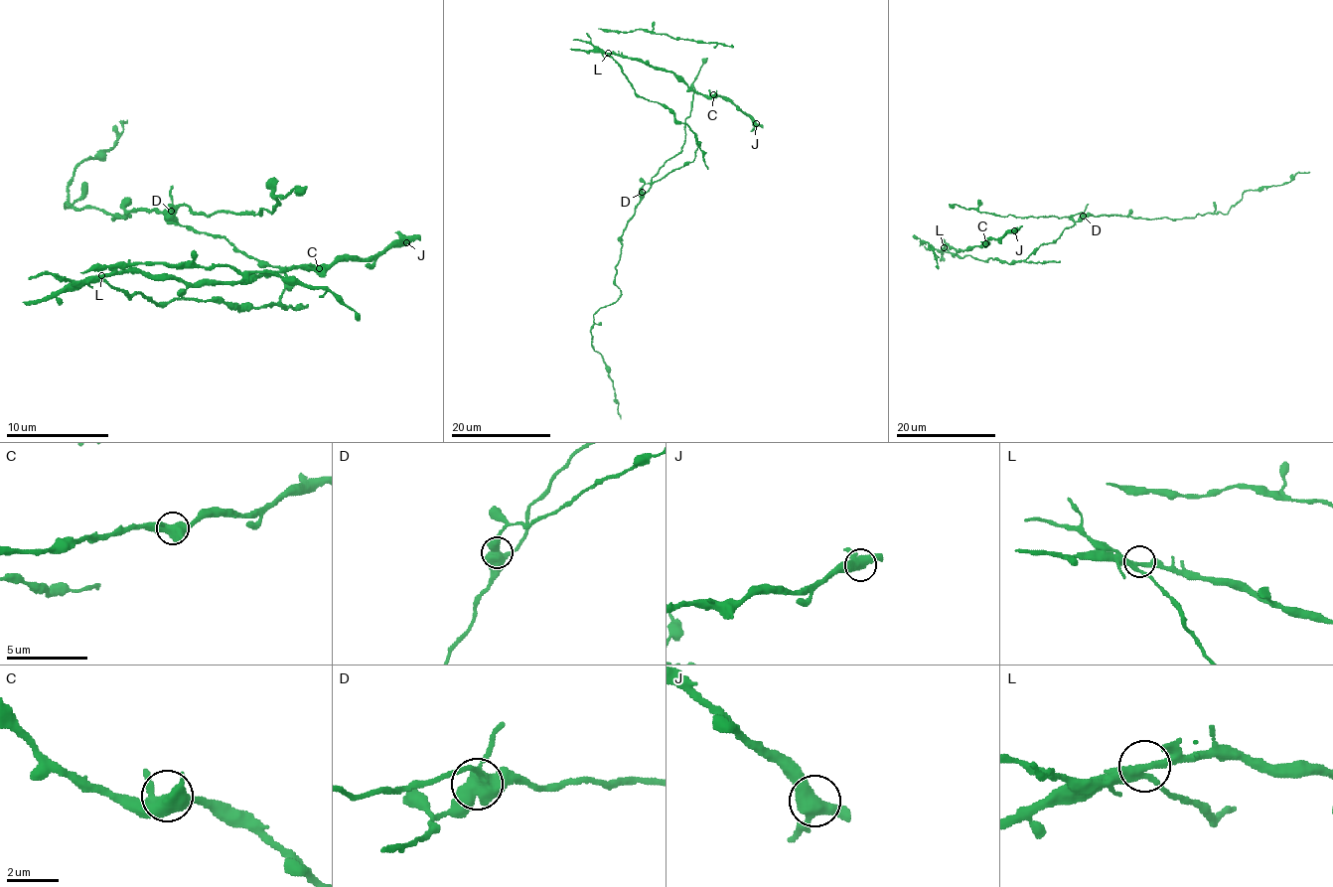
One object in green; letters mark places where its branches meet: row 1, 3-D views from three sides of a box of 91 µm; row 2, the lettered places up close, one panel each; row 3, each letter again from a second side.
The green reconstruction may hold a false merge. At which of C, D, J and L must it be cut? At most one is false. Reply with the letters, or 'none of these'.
D

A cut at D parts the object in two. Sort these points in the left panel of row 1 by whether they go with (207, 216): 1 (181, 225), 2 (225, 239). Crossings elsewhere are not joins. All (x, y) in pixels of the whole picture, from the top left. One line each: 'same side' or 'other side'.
1: other side
2: other side

